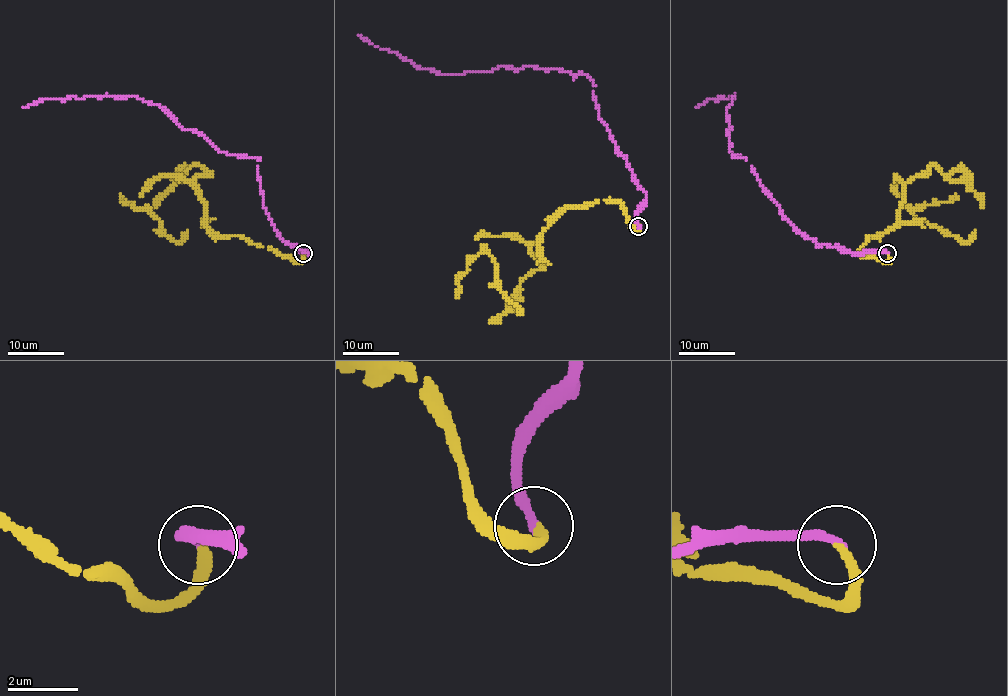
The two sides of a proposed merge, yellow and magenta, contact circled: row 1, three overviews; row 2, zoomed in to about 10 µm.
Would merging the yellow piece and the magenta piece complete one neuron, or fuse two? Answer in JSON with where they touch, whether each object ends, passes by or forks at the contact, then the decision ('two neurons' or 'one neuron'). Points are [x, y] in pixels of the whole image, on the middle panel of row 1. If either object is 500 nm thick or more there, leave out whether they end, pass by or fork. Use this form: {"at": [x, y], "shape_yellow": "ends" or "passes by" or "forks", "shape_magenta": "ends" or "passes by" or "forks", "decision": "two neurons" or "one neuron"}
{"at": [638, 226], "shape_yellow": "ends", "shape_magenta": "ends", "decision": "one neuron"}

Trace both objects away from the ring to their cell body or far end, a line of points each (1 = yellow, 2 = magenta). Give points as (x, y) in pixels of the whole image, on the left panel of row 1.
1: (303, 253), (298, 261), (217, 236), (191, 183), (157, 177), (142, 197), (160, 231), (175, 242), (188, 231)
2: (303, 253), (268, 215), (258, 159), (222, 152), (161, 108), (135, 96), (45, 98), (23, 108)

